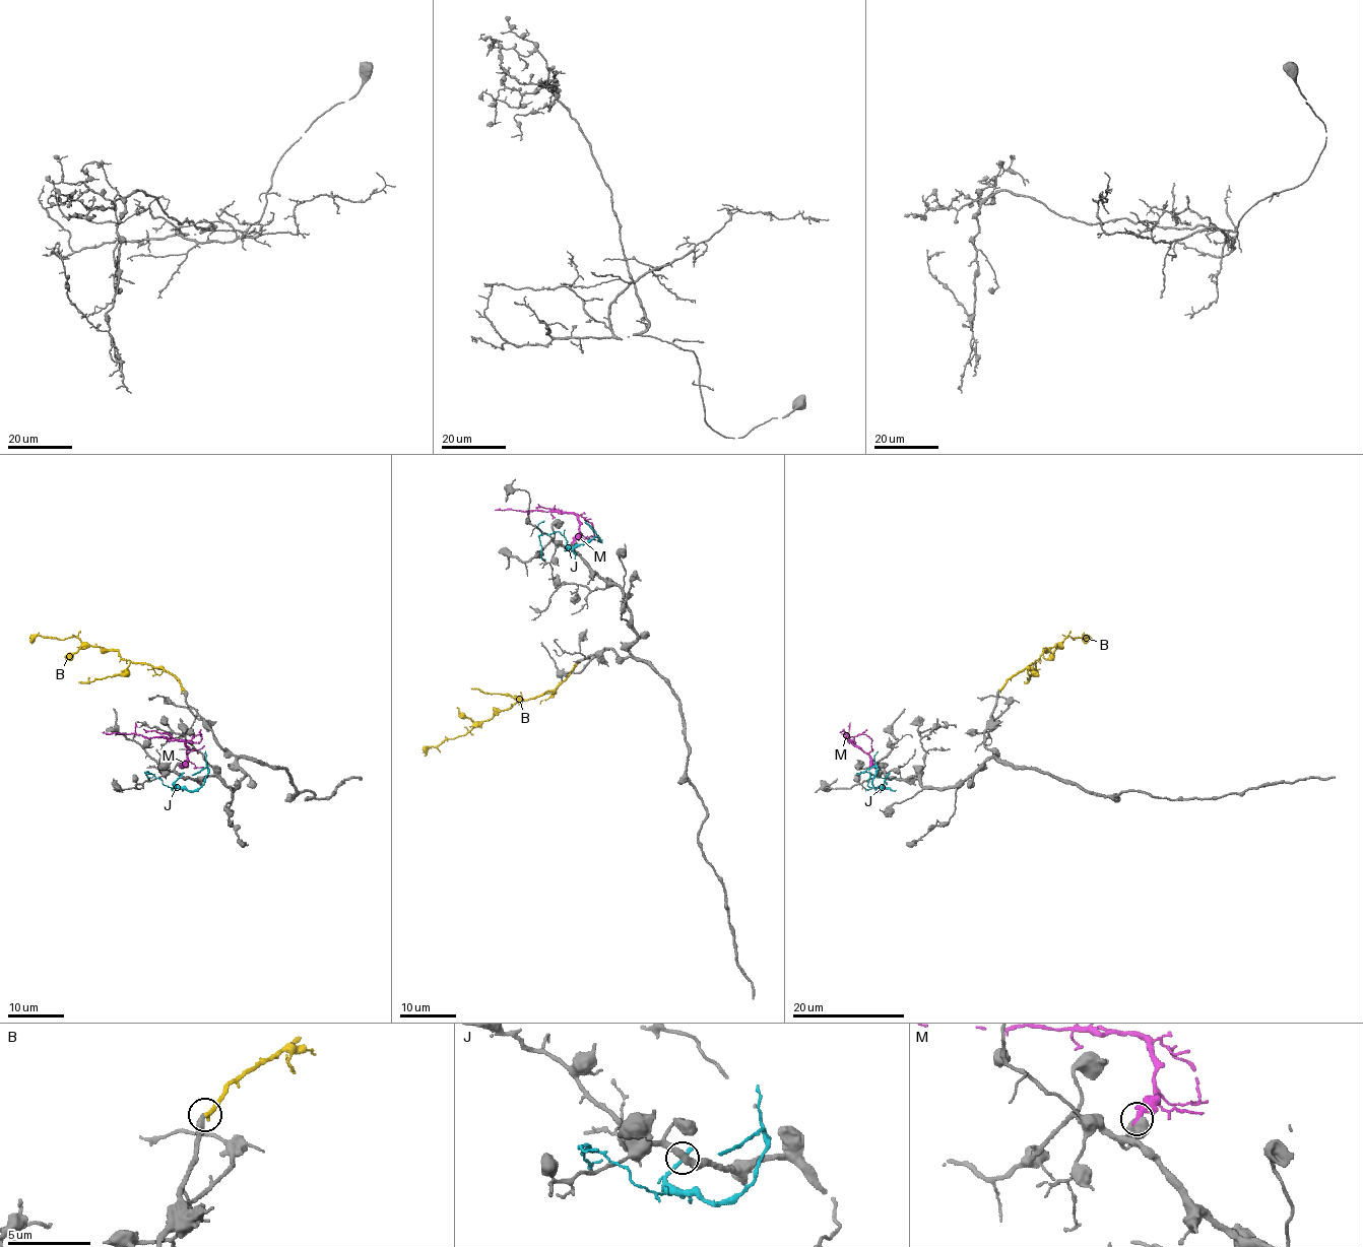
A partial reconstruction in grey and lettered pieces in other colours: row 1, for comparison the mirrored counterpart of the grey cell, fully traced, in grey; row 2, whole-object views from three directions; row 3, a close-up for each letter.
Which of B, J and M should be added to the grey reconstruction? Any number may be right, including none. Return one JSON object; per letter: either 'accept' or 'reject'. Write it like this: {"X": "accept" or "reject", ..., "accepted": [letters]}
{"B": "accept", "J": "reject", "M": "reject", "accepted": ["B"]}

